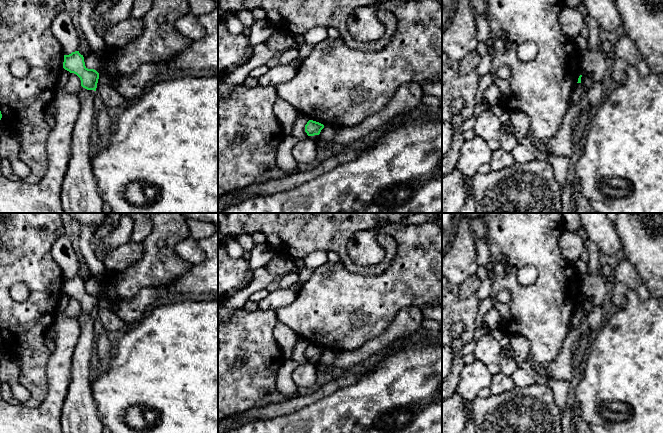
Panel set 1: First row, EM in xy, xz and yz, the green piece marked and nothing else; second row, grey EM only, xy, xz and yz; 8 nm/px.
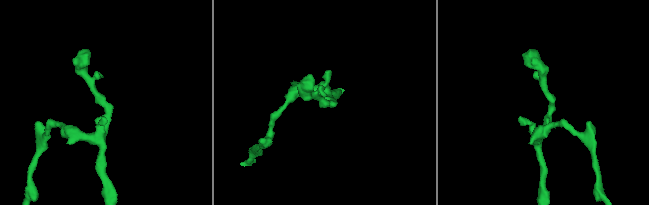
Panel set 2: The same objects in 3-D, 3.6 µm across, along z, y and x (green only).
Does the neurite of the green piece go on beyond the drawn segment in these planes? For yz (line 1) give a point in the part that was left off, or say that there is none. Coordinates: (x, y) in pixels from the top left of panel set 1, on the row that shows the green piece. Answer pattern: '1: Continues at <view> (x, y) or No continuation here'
1: No continuation here

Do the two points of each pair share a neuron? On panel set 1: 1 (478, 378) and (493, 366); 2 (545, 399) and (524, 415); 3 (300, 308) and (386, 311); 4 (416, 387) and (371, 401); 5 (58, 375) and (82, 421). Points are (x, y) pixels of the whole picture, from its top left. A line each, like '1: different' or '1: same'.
1: different
2: same
3: same
4: same
5: different

